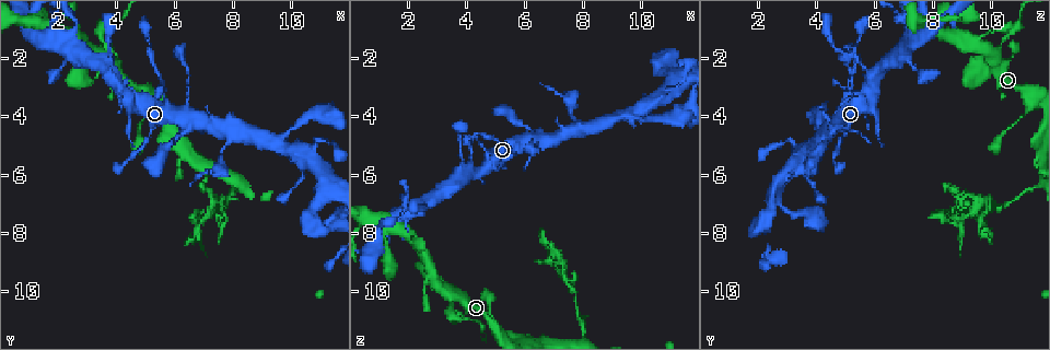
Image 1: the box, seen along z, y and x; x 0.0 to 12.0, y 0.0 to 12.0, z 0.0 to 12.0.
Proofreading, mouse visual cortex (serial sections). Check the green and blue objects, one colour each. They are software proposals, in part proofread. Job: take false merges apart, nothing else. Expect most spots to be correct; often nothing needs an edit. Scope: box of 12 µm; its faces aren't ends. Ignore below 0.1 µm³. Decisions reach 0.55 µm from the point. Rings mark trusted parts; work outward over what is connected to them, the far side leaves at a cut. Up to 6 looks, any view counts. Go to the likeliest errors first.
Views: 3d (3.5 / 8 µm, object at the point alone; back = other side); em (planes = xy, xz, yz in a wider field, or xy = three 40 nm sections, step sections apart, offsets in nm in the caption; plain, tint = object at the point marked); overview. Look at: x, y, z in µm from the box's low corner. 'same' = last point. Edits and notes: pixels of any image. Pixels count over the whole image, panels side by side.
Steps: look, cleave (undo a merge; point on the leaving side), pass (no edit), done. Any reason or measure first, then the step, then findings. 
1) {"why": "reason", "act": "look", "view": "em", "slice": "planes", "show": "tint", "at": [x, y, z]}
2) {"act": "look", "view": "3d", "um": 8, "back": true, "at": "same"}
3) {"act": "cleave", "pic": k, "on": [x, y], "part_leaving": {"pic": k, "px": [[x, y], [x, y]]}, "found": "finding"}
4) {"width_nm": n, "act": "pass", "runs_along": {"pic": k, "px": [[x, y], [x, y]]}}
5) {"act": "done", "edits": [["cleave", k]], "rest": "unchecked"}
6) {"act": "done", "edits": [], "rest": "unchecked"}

{"why": "sharp bend", "act": "look", "view": "3d", "um": 8, "at": [8.0, 6.5, 11.2]}

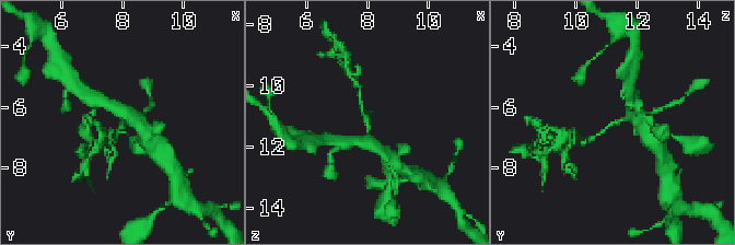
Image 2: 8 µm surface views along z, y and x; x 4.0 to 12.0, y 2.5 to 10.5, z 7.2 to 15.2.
{"act": "look", "view": "3d", "um": 3.5, "at": [8.0, 6.5, 11.3]}

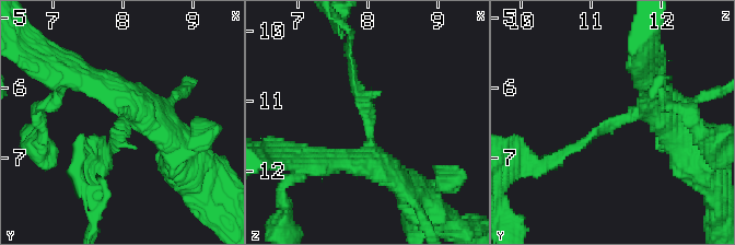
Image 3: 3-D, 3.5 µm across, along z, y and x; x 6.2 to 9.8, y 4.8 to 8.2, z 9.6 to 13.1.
{"act": "cleave", "pic": 3, "on": [555, 163], "part_leaving": {"pic": 3, "px": [[584, 142], [559, 163], [520, 160]]}, "found": "two cells meet here"}

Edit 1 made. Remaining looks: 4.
{"why": "see it whole again", "act": "look", "view": "overview"}

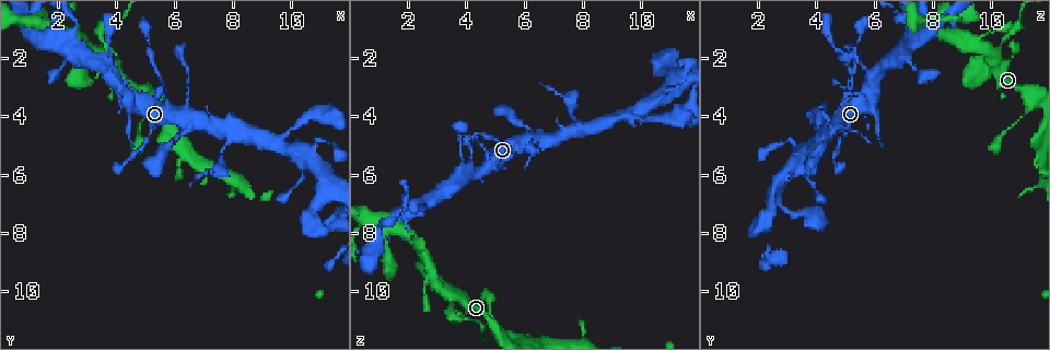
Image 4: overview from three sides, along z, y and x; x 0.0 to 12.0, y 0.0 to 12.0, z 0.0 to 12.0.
{"act": "look", "view": "3d", "um": 8, "at": [2.4, 1.6, 7.0]}

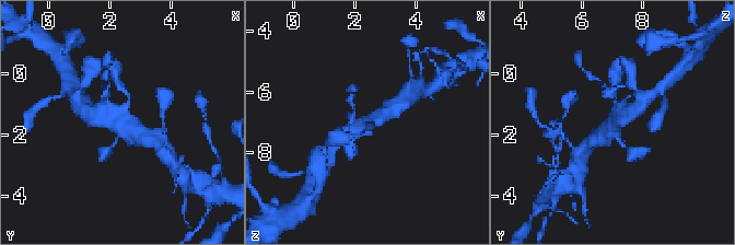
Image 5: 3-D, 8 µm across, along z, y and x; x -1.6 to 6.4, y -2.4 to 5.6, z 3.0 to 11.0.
{"act": "look", "view": "3d", "um": 3.5, "at": [2.4, 1.7, 7.0]}

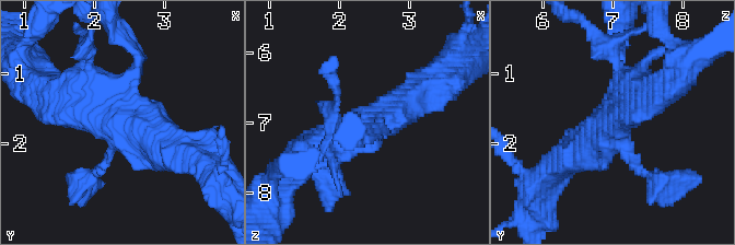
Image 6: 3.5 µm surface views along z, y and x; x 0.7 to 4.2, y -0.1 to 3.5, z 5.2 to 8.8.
{"act": "pass", "runs_along": {"pic": 6, "px": [[429, 88], [393, 113], [315, 149]]}, "found": "all the same cell"}

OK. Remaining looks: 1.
{"act": "done", "edits": [["cleave", 3]], "rest": "unchecked"}

